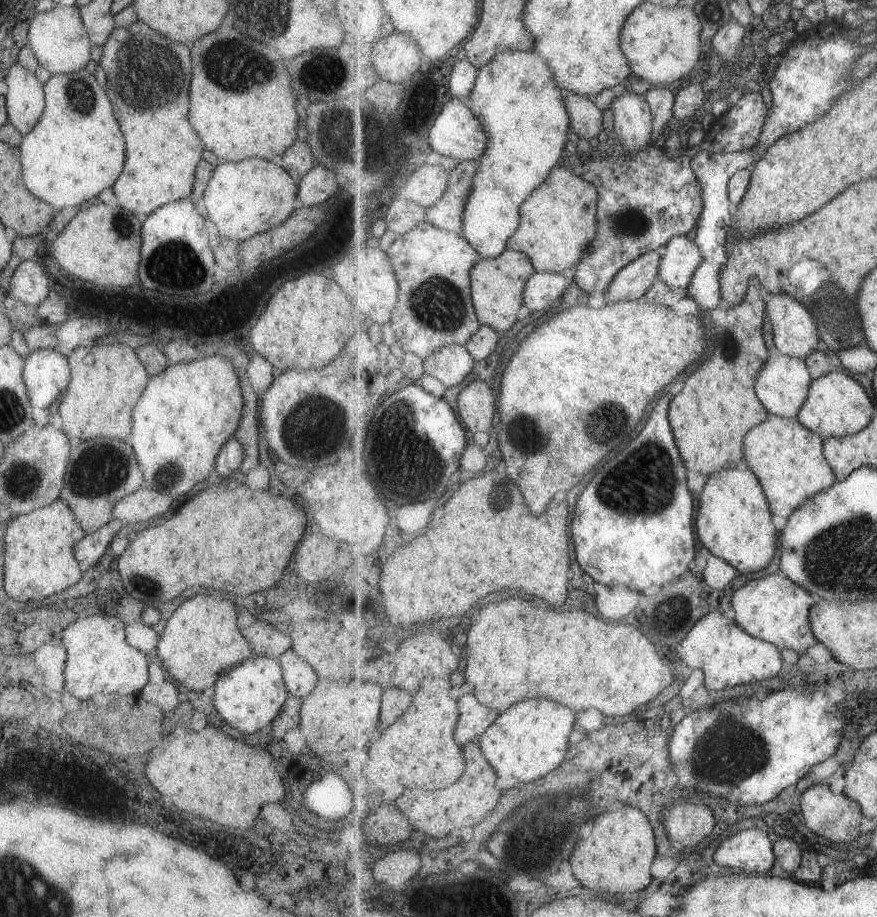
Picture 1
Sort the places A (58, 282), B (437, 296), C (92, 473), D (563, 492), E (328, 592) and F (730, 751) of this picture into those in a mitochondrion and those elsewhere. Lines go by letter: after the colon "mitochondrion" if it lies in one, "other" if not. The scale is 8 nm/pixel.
A: other
B: mitochondrion
C: mitochondrion
D: other
E: other
F: mitochondrion

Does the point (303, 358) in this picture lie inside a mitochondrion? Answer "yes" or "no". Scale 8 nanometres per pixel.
no

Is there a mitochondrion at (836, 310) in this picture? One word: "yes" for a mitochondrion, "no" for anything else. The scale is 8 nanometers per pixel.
yes

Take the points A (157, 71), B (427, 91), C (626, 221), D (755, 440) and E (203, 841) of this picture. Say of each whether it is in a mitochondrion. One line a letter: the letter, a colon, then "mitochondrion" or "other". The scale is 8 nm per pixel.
A: mitochondrion
B: other
C: mitochondrion
D: other
E: other

